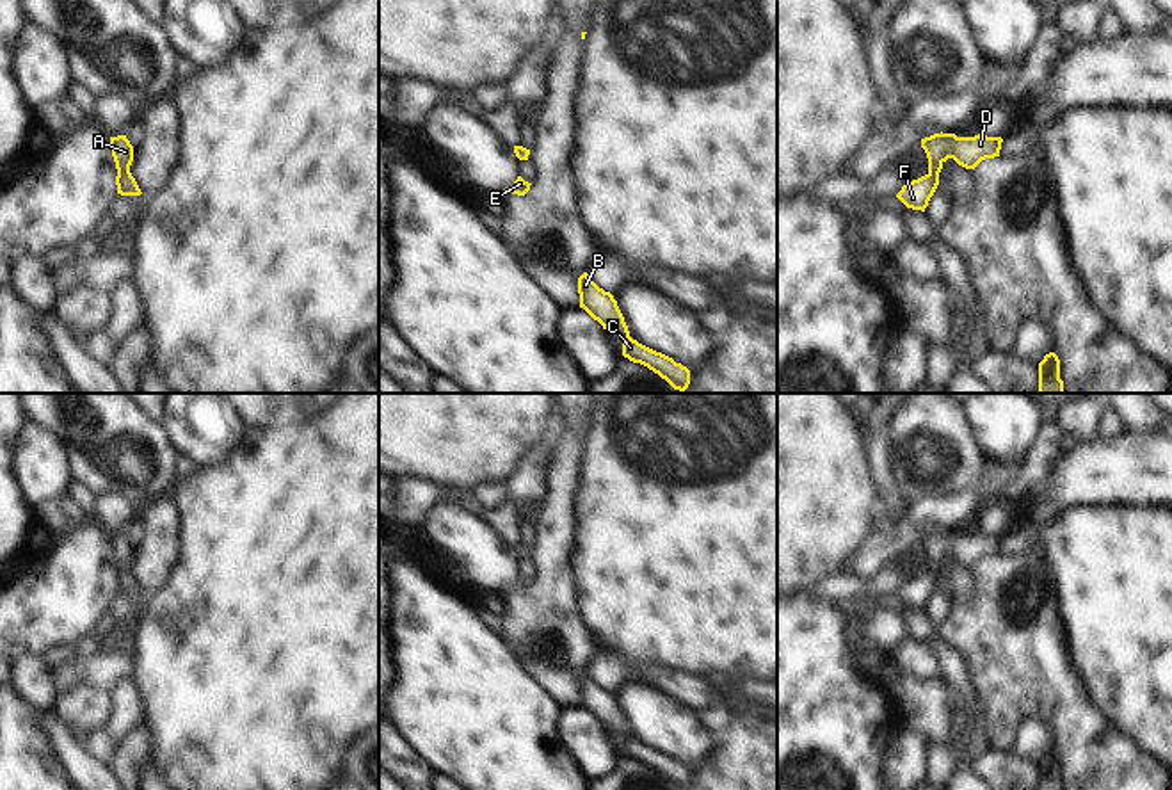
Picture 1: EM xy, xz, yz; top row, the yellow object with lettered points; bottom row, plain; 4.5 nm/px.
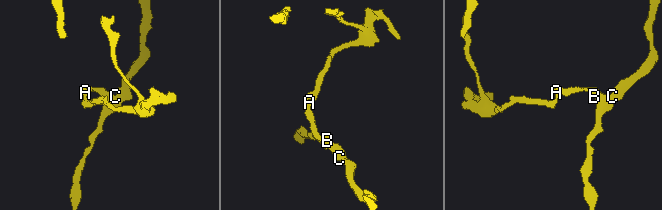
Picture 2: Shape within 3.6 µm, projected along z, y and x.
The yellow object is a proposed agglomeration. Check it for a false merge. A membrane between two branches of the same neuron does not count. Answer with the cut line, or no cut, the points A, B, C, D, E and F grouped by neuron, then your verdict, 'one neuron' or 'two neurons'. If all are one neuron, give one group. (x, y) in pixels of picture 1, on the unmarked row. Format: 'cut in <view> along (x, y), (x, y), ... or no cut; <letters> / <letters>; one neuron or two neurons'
no cut; A B C D E F; one neuron

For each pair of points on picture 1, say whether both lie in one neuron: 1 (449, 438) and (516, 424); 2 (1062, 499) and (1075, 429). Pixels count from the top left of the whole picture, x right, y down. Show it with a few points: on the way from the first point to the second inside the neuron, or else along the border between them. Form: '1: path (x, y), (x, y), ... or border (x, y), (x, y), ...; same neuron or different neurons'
1: path (465, 424), (500, 424); same neuron
2: border (1099, 438), (1069, 442); different neurons

